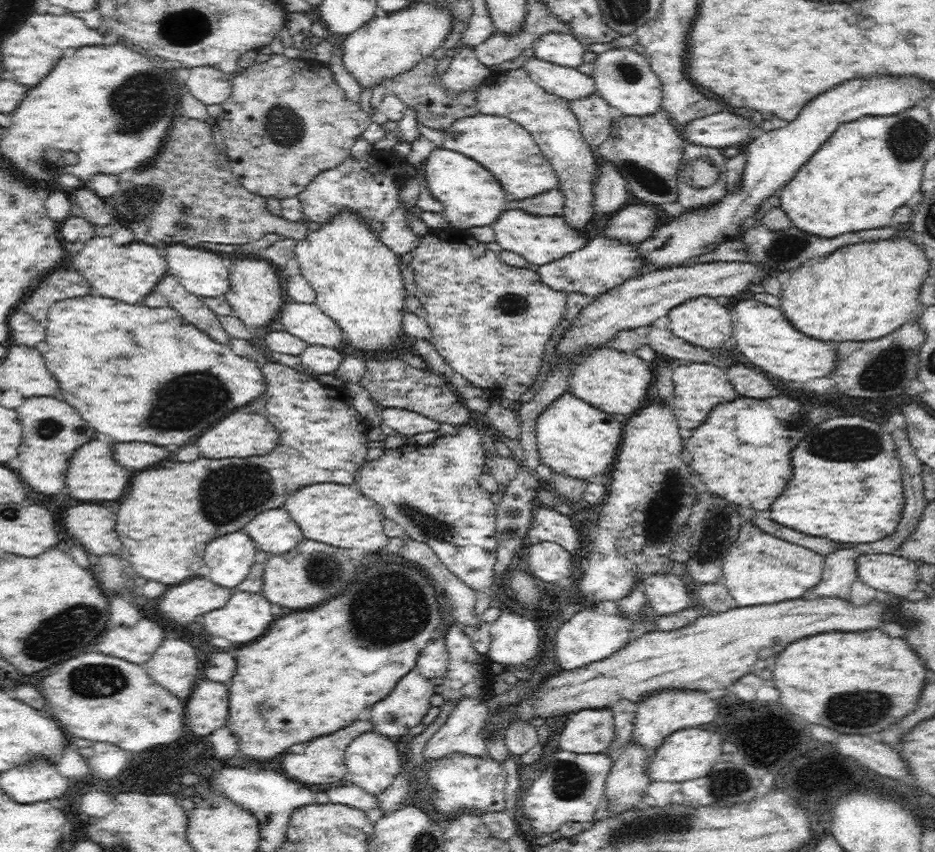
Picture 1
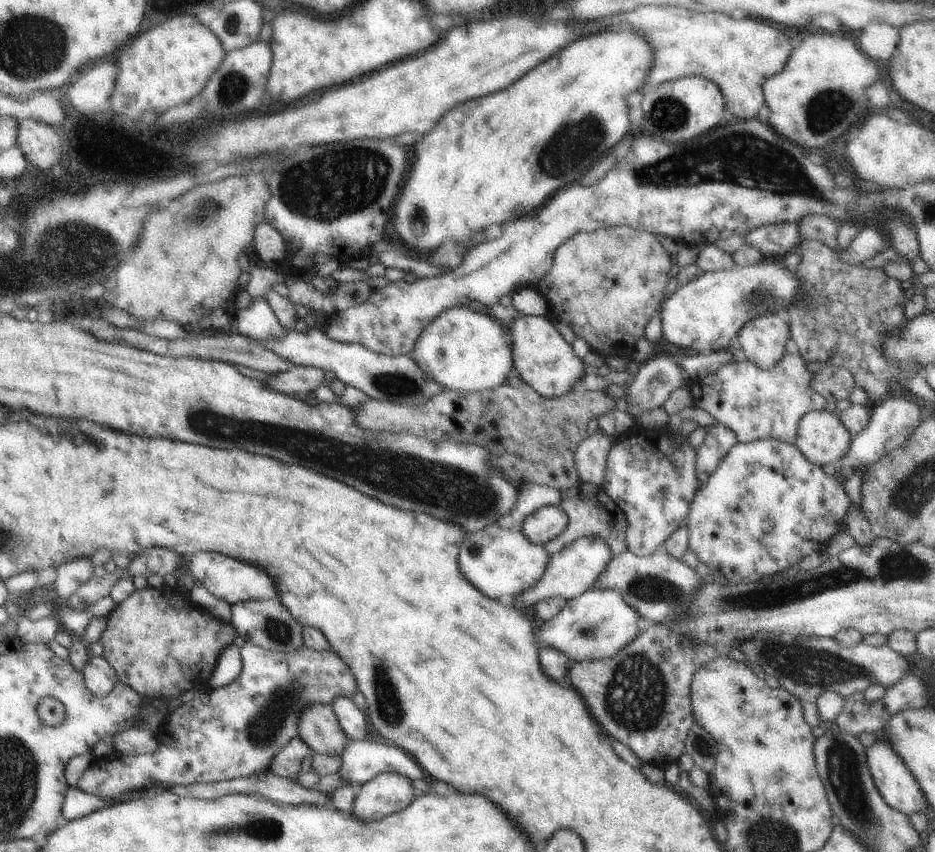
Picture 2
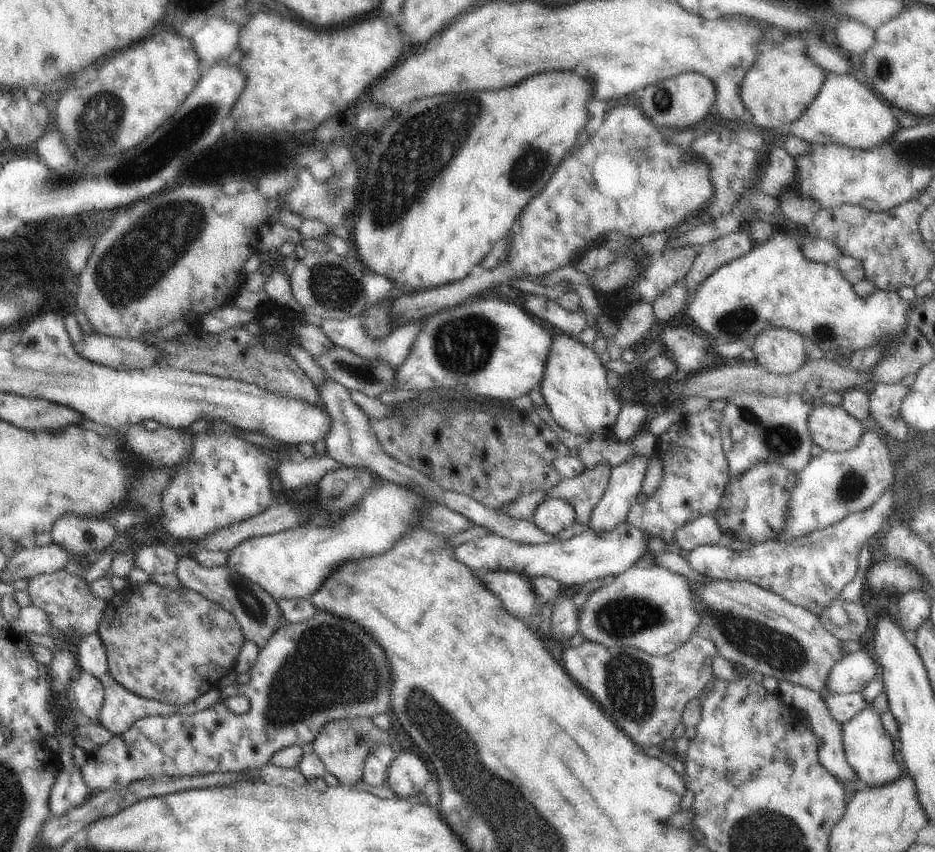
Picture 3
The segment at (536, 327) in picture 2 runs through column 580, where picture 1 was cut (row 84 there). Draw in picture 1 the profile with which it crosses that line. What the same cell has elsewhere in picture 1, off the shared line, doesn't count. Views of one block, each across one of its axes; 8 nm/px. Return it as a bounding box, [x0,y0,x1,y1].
[340,3,454,89]

